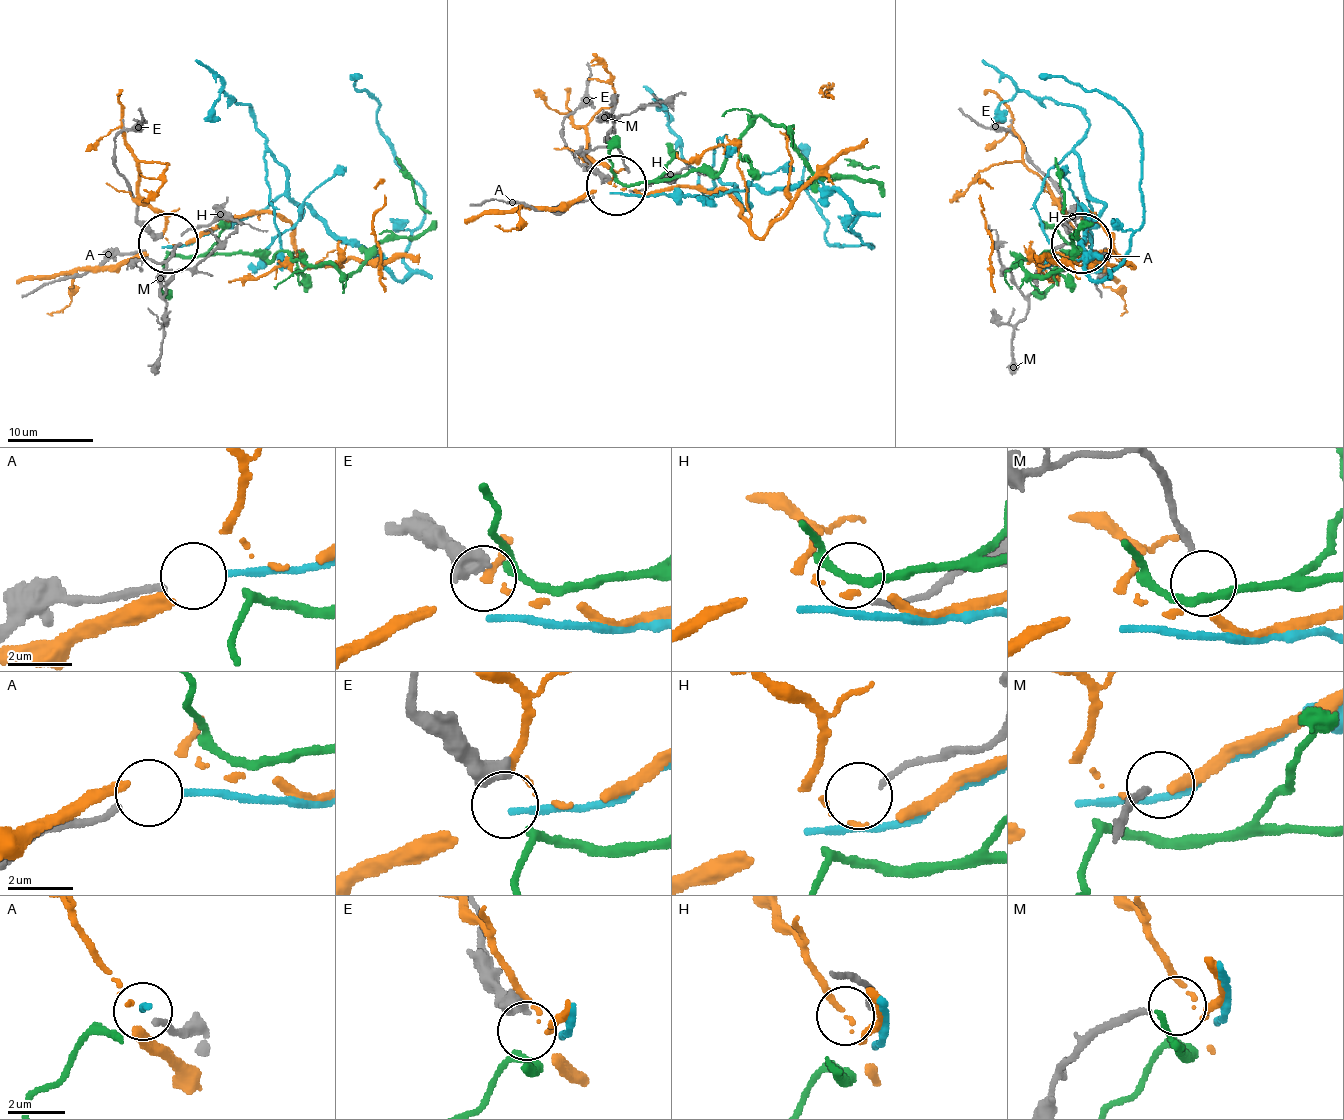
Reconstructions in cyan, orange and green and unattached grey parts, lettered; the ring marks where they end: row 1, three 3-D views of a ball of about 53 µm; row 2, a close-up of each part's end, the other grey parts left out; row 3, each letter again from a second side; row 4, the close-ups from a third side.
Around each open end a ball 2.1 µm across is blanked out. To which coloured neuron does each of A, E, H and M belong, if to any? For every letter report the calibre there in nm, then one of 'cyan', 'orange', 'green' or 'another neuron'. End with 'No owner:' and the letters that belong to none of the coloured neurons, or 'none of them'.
A: 200 nm | cyan
E: 360 nm | green
H: 170 nm | another neuron
M: 220 nm | orange
No owner: H

